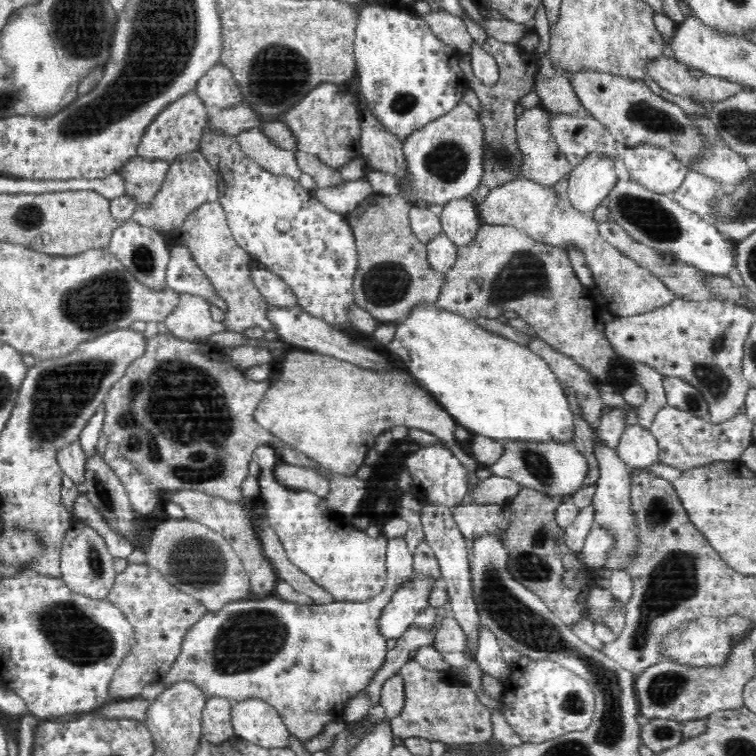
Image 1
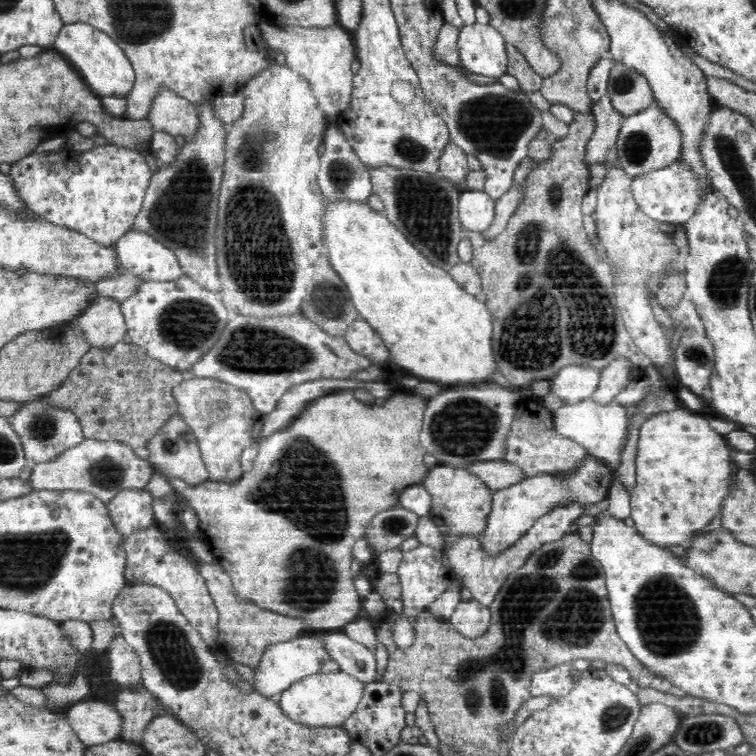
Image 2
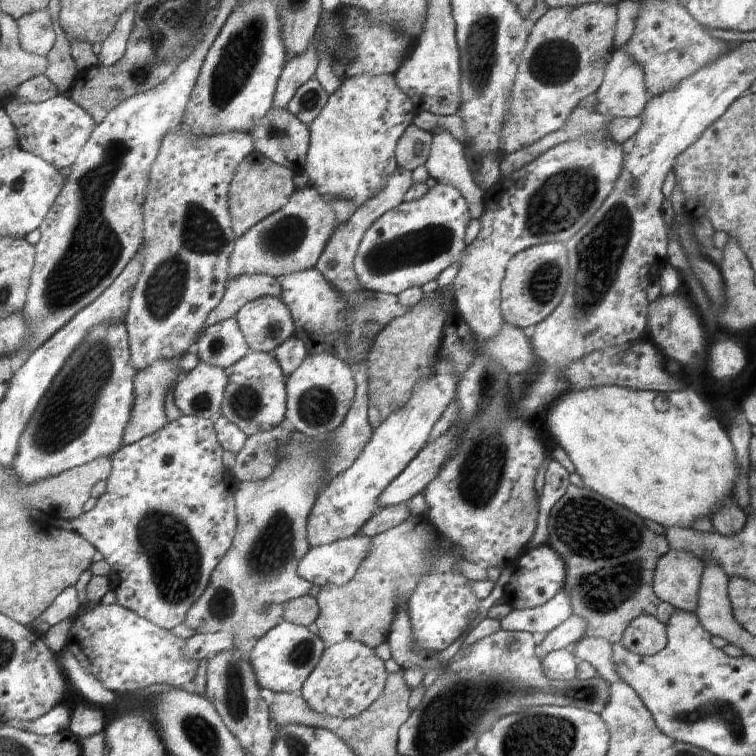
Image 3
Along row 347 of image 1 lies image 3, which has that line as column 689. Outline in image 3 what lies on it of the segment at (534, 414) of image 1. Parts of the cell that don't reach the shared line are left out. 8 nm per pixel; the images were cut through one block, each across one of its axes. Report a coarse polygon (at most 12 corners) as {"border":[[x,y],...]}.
{"border":[[690,387],[569,389],[543,427],[584,487],[710,520],[733,445]]}

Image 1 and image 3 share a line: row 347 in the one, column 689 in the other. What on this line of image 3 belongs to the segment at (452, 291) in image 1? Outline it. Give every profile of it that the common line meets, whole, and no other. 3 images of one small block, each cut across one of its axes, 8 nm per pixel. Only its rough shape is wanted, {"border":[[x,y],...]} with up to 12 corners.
{"border":[[670,550],[655,567],[656,593],[694,612],[705,564]]}

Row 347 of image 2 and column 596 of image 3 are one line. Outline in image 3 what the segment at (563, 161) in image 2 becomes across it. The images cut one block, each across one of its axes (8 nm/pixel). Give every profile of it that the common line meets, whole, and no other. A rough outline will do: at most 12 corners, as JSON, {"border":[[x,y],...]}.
{"border":[[568,486],[548,518],[586,637],[618,644],[653,592],[662,534]]}

